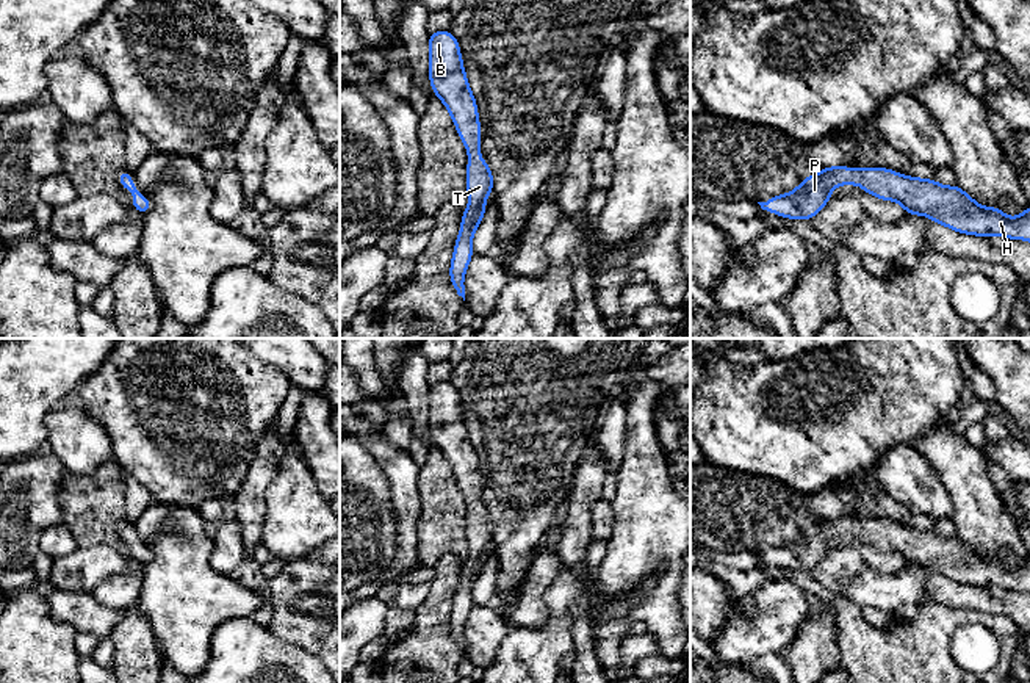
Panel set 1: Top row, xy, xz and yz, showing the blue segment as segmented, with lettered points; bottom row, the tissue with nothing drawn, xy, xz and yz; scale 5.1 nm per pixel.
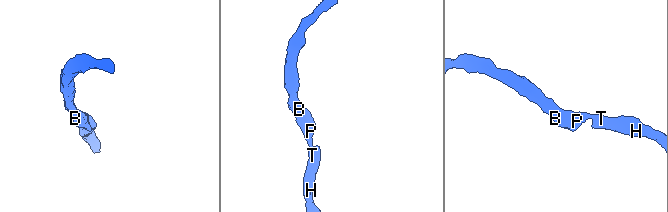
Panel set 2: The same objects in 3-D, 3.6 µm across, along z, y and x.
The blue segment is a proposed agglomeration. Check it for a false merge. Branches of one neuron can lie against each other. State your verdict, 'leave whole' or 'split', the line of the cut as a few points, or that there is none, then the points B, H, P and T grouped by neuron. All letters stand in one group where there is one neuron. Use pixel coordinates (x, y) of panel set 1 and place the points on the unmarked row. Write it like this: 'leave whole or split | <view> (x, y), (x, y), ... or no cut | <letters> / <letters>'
leave whole | no cut | B H P T

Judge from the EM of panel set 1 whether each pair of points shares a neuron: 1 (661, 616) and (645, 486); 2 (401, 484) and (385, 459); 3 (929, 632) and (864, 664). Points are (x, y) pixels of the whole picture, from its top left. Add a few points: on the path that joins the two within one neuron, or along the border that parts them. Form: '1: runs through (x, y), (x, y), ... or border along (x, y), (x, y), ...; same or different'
1: runs through (667, 583), (672, 572), (672, 558), (651, 519); same
2: runs through (401, 478), (392, 466); same
3: runs through (913, 647), (896, 664), (880, 664); same

